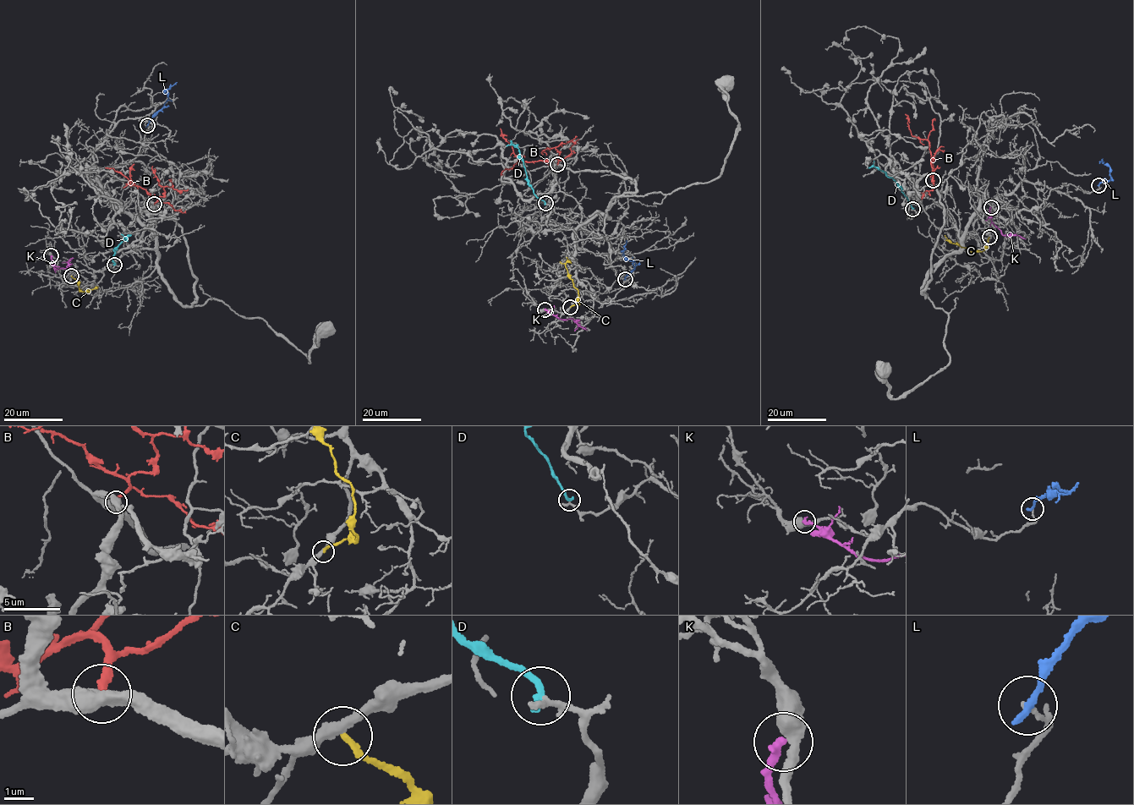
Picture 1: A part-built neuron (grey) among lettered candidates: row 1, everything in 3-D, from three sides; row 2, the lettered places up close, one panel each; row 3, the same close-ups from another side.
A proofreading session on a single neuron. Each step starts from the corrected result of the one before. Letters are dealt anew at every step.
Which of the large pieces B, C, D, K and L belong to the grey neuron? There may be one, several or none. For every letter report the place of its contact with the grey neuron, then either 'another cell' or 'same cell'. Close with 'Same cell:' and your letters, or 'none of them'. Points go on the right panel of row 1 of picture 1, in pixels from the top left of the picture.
B: meets grey at (933, 180); another cell
C: meets grey at (989, 237); another cell
D: meets grey at (912, 209); another cell
K: meets grey at (991, 207); another cell
L: meets grey at (1098, 185); another cell
Same cell: none of them

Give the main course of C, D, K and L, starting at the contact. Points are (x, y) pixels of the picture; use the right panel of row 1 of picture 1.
C: (989, 237), (984, 250), (976, 251), (944, 239)
D: (912, 209), (895, 179), (875, 167), (868, 167)
K: (990, 207), (991, 221), (1003, 234), (1025, 239)
L: (1098, 185), (1111, 177), (1109, 167), (1102, 159)

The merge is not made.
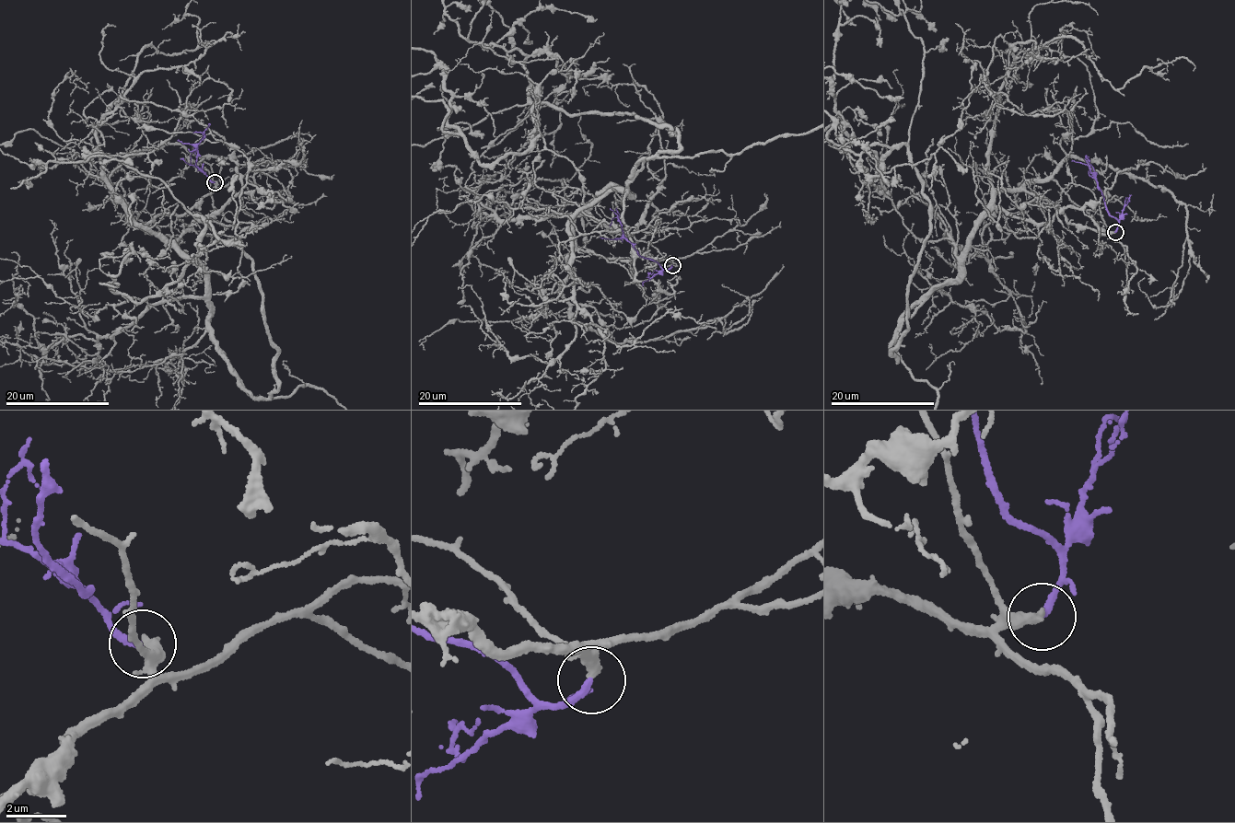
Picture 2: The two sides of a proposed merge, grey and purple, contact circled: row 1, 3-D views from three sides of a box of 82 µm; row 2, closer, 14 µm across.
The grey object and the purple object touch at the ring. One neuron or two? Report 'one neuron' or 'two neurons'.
one neuron

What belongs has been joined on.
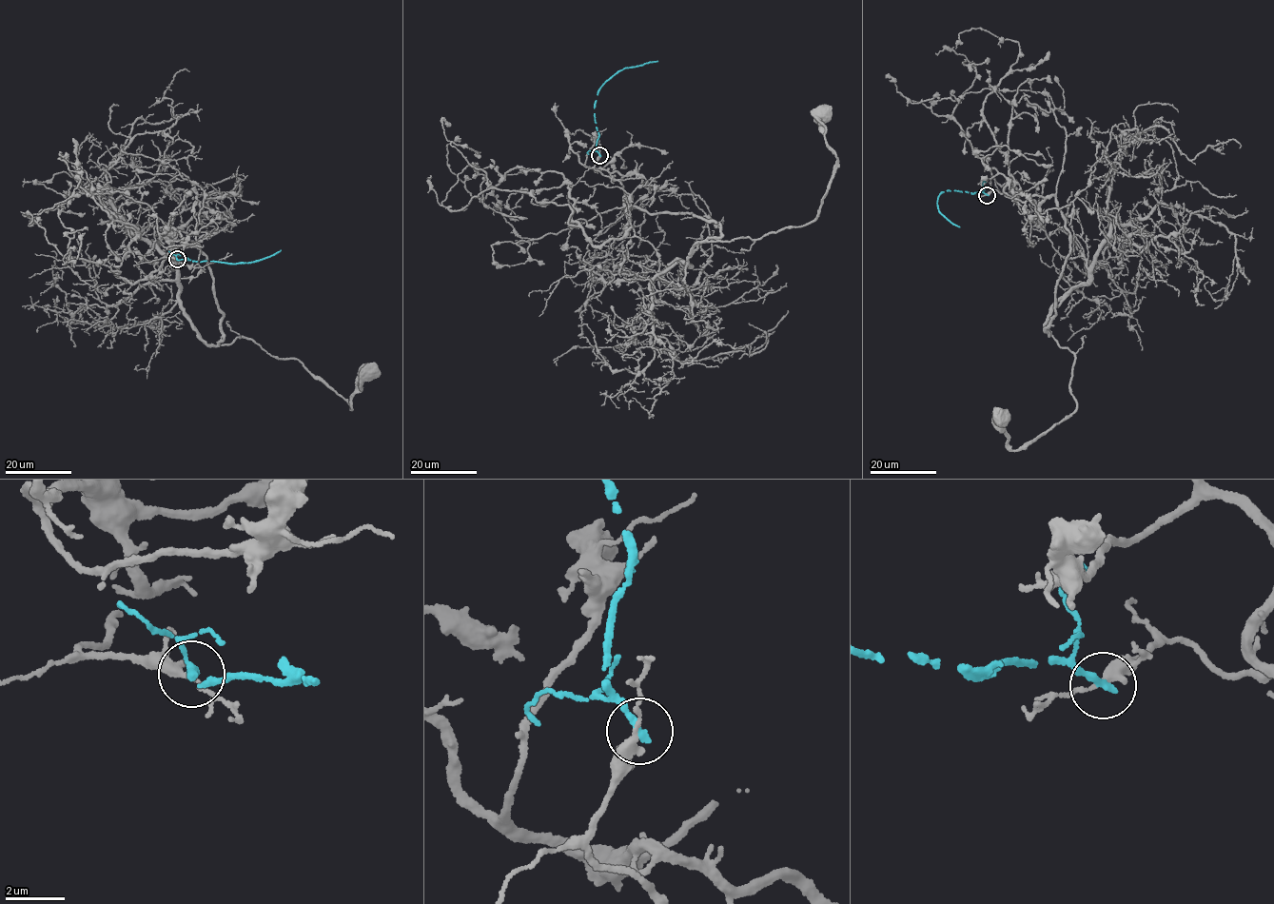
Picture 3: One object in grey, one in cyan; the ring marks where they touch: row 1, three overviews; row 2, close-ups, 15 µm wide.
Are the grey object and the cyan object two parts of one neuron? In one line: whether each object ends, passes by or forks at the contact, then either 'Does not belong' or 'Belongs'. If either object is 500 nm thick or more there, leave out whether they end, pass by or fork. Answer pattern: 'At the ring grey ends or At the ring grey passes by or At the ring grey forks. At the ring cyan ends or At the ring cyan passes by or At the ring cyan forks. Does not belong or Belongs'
At the ring grey passes by. At the ring cyan ends. Does not belong

